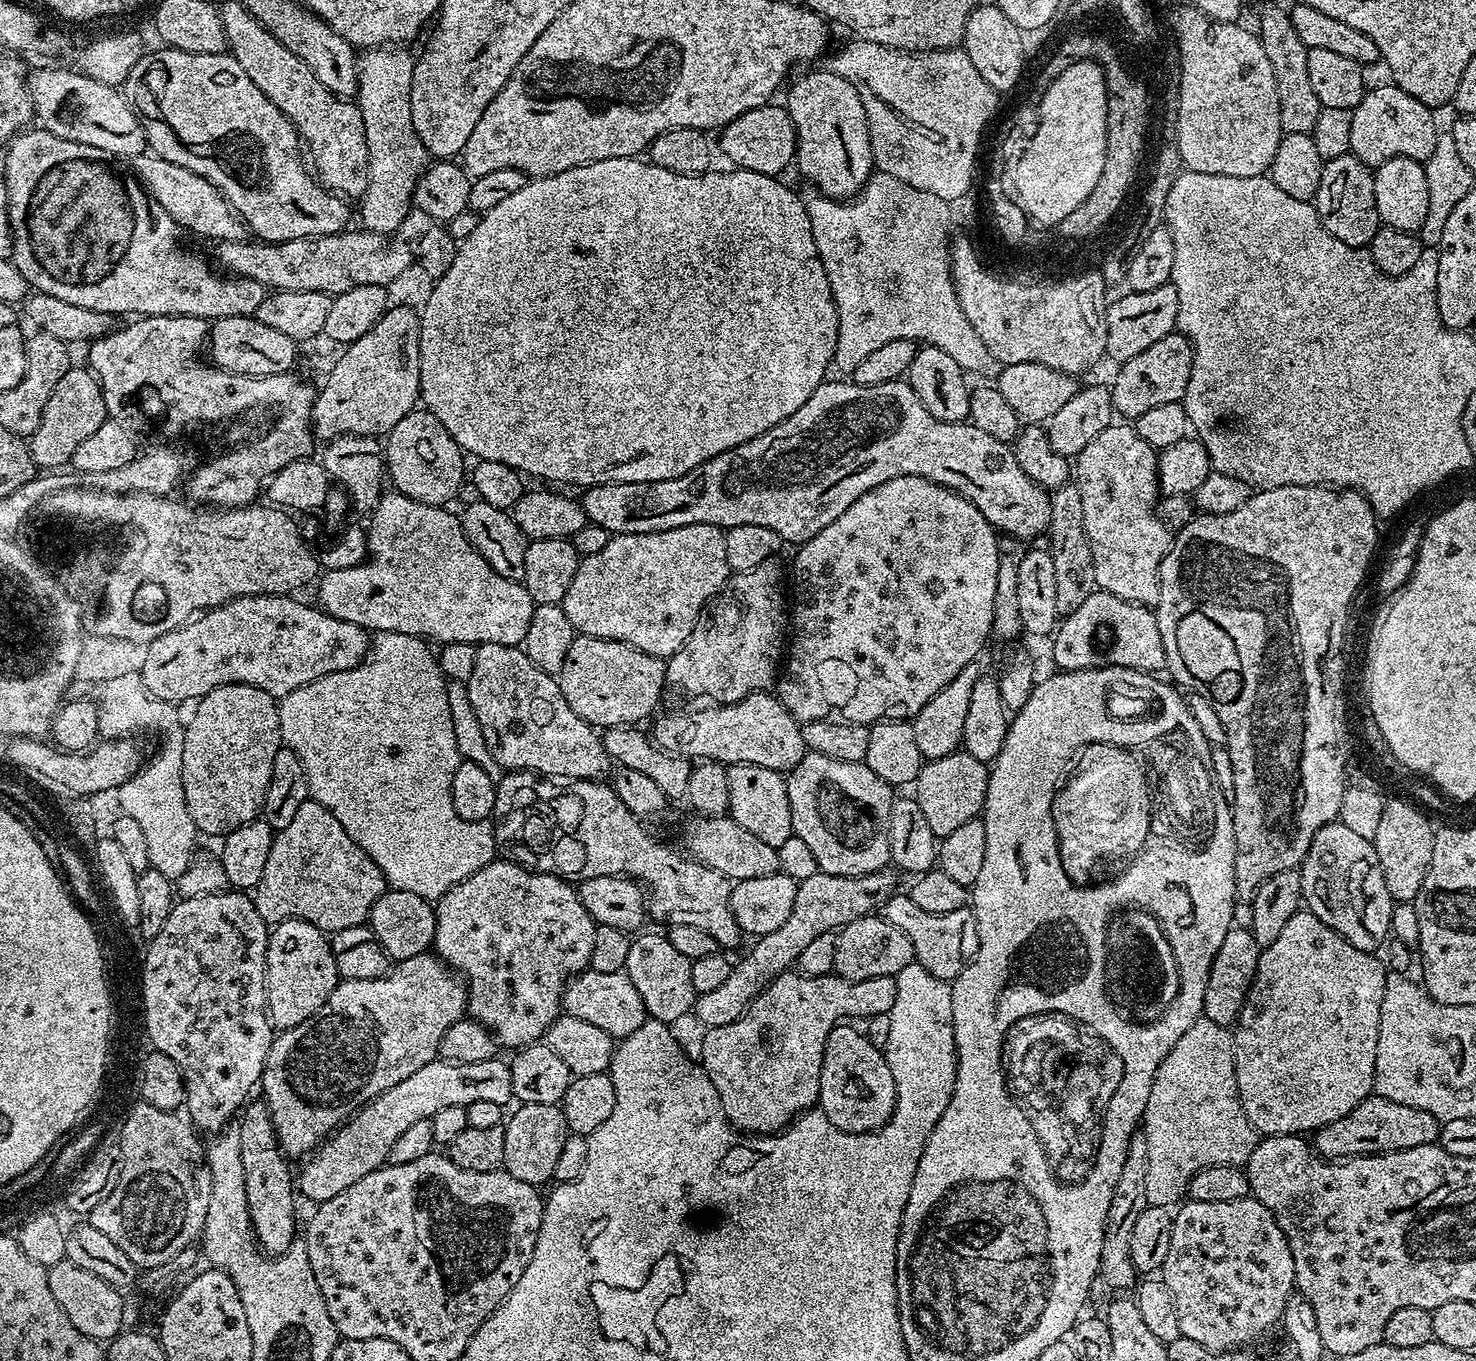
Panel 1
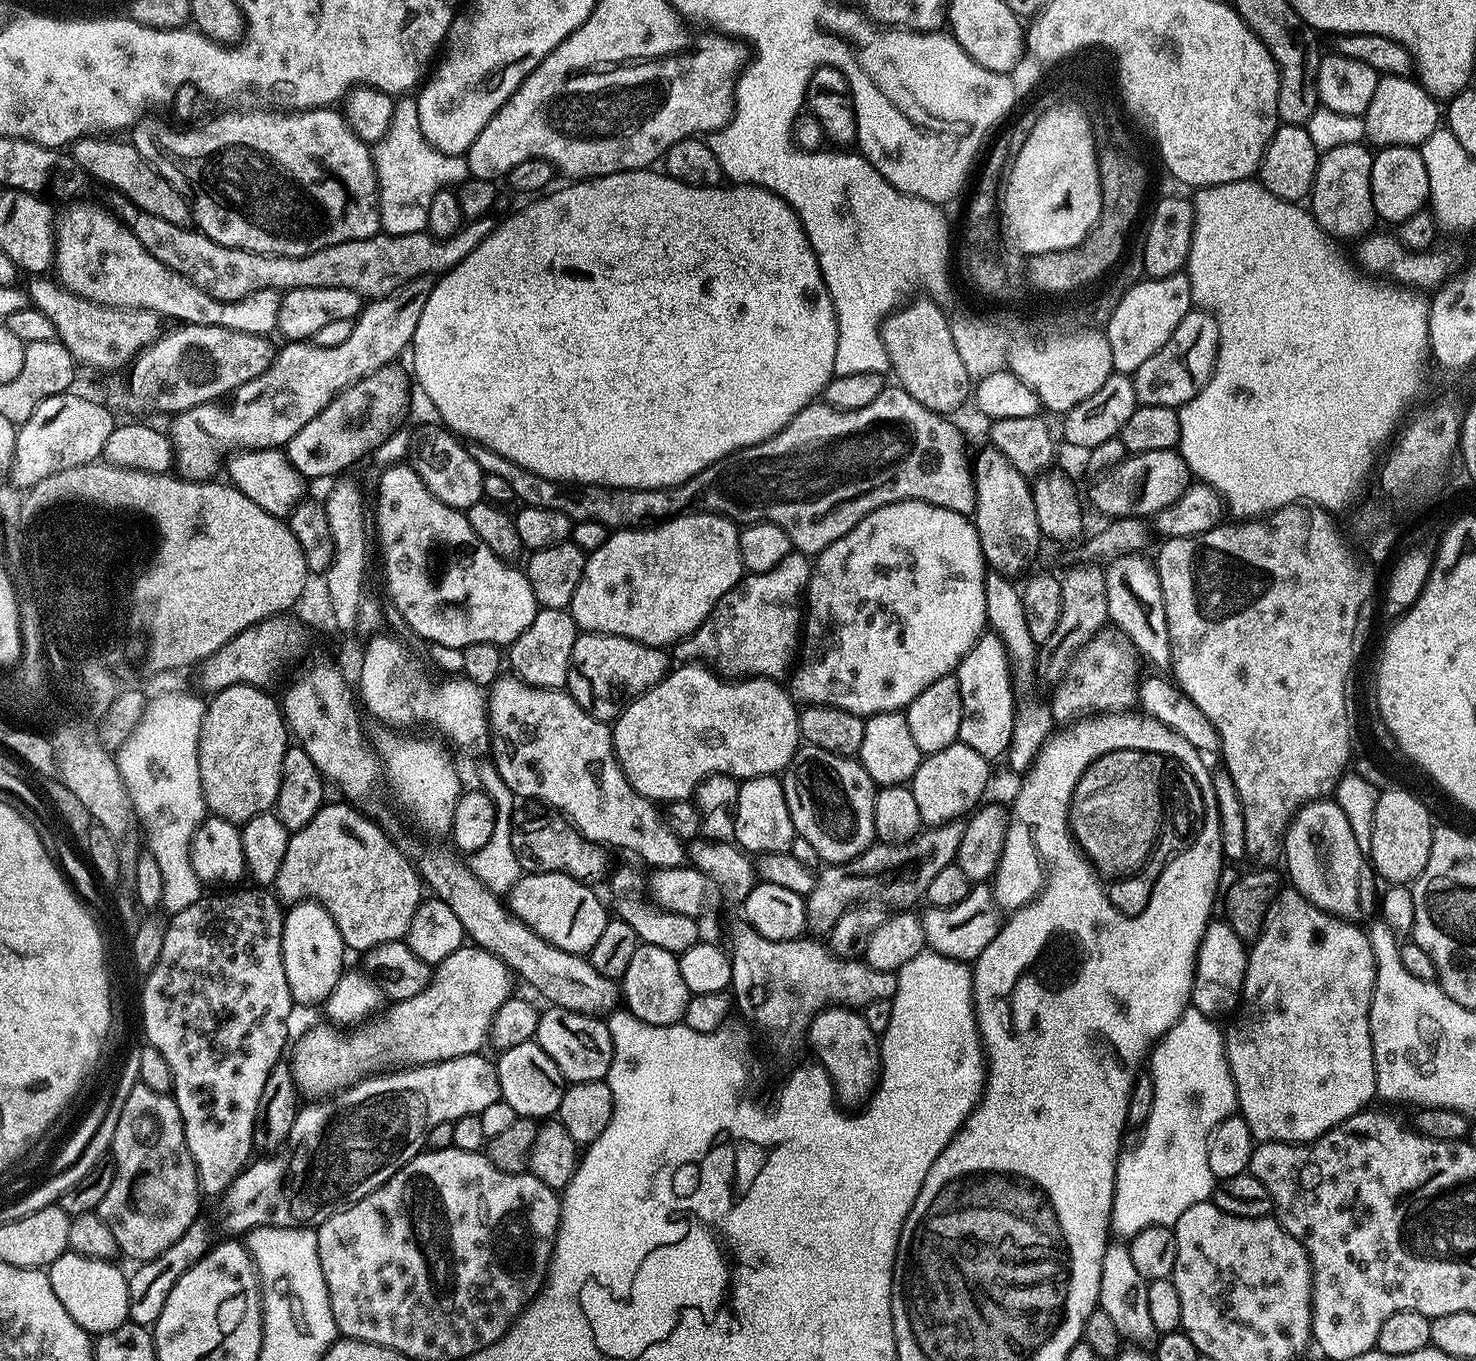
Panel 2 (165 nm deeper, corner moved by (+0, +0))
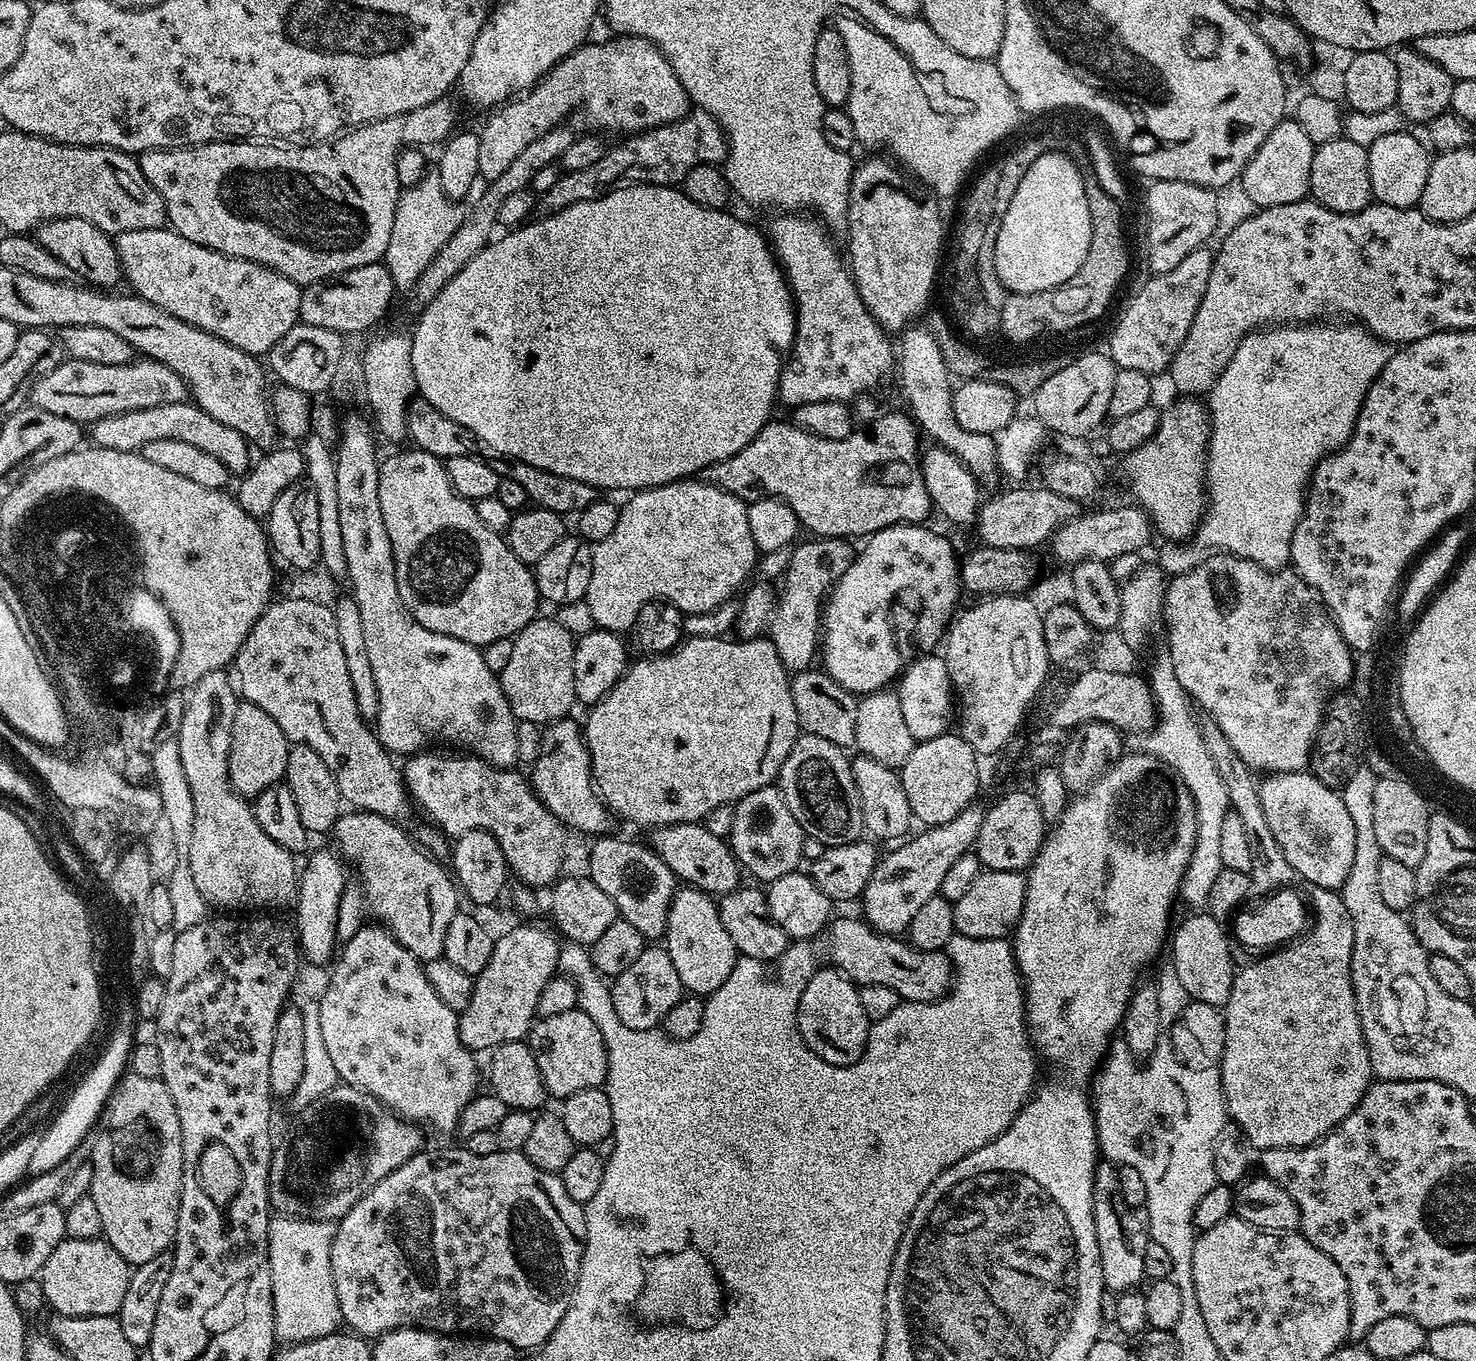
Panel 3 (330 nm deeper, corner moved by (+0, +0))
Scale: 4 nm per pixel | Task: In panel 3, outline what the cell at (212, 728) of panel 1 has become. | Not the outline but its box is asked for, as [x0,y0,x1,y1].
[228,706,290,798]

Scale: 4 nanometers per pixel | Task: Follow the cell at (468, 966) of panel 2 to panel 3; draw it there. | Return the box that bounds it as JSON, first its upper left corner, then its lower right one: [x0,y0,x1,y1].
[458,924,561,1050]

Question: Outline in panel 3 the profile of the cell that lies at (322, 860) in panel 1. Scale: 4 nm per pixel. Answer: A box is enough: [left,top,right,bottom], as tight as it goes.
[334,810,458,962]

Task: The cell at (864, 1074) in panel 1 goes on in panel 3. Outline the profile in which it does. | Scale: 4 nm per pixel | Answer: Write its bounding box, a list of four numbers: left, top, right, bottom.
[798,966,870,1066]

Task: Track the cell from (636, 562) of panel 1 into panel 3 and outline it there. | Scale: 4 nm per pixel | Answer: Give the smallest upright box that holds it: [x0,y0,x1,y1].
[586,478,758,634]

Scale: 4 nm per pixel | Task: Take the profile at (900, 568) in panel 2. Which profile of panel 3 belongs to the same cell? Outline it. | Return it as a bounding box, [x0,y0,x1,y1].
[822,523,962,694]

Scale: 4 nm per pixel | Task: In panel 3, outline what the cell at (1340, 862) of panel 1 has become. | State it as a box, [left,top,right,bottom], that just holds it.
[1258,770,1354,889]

